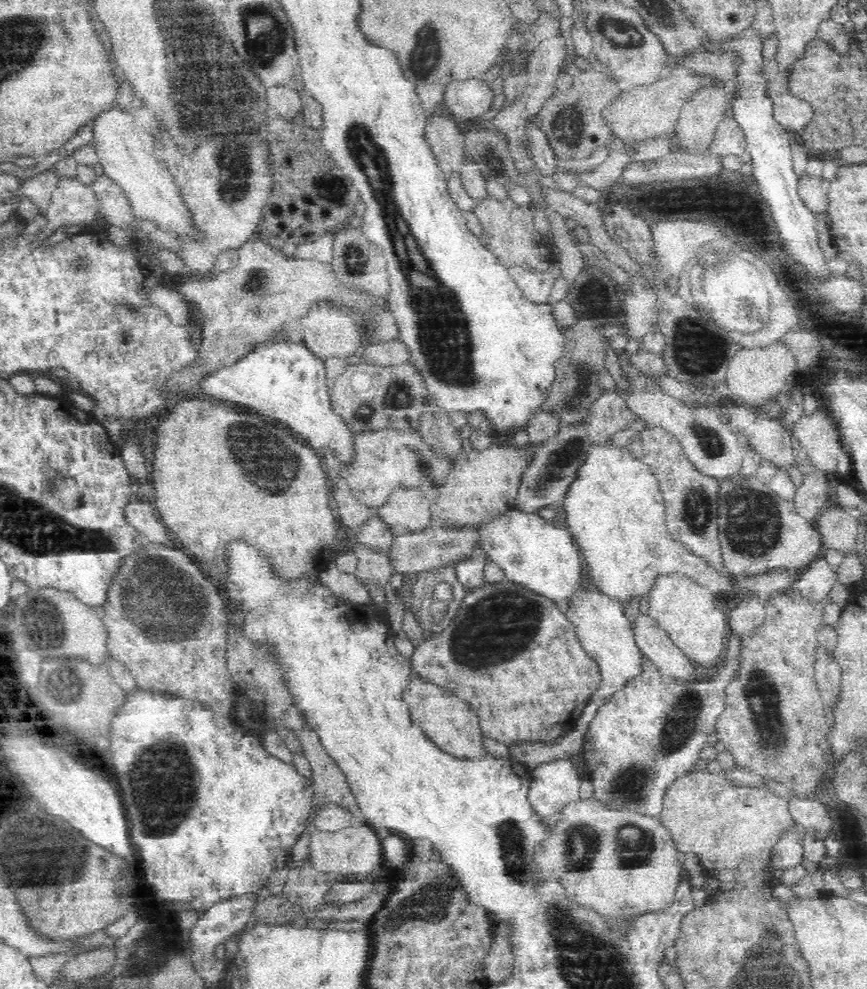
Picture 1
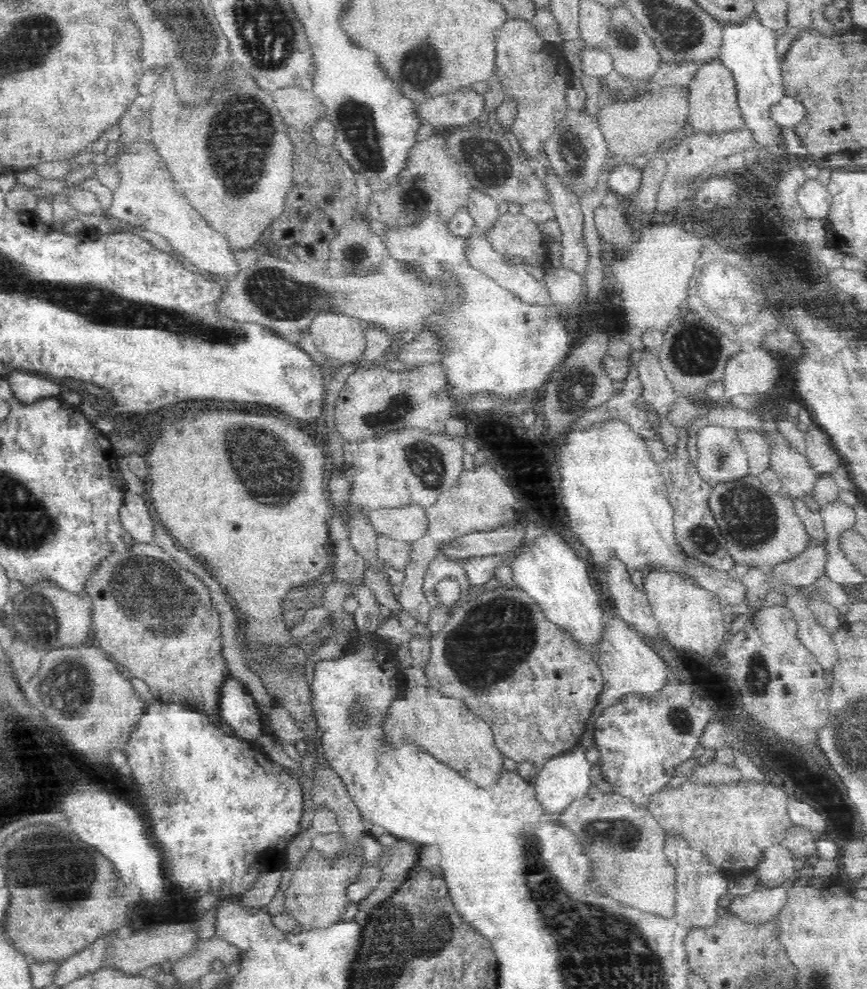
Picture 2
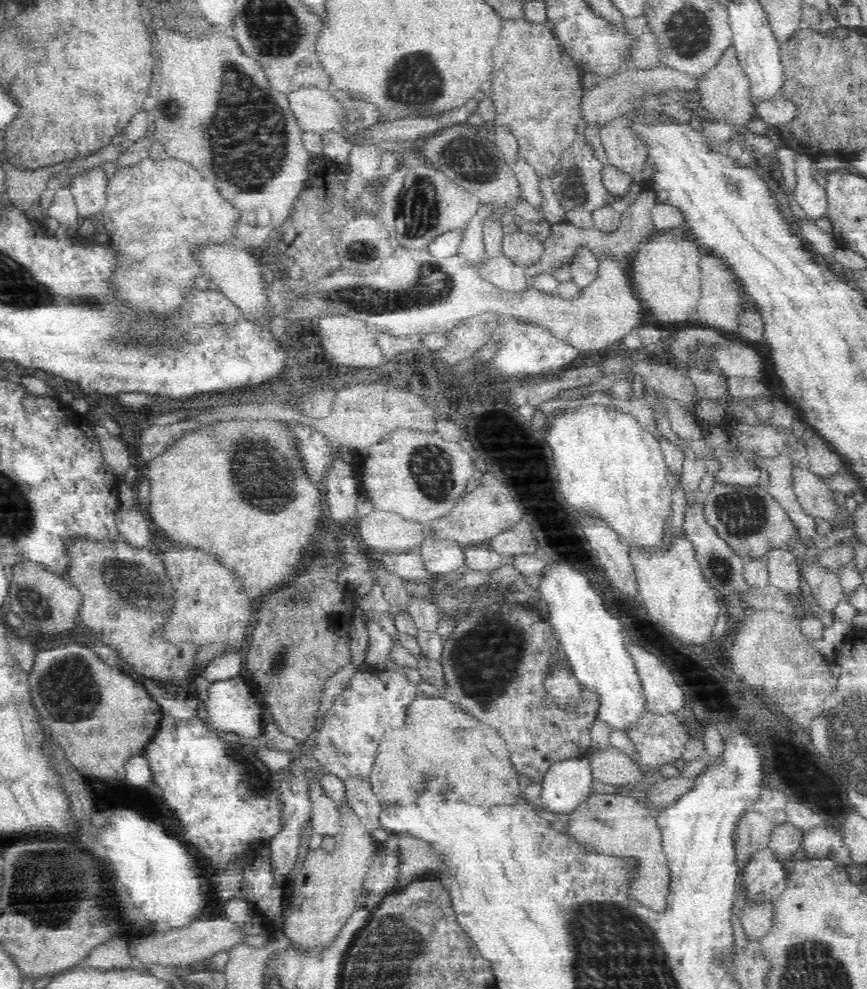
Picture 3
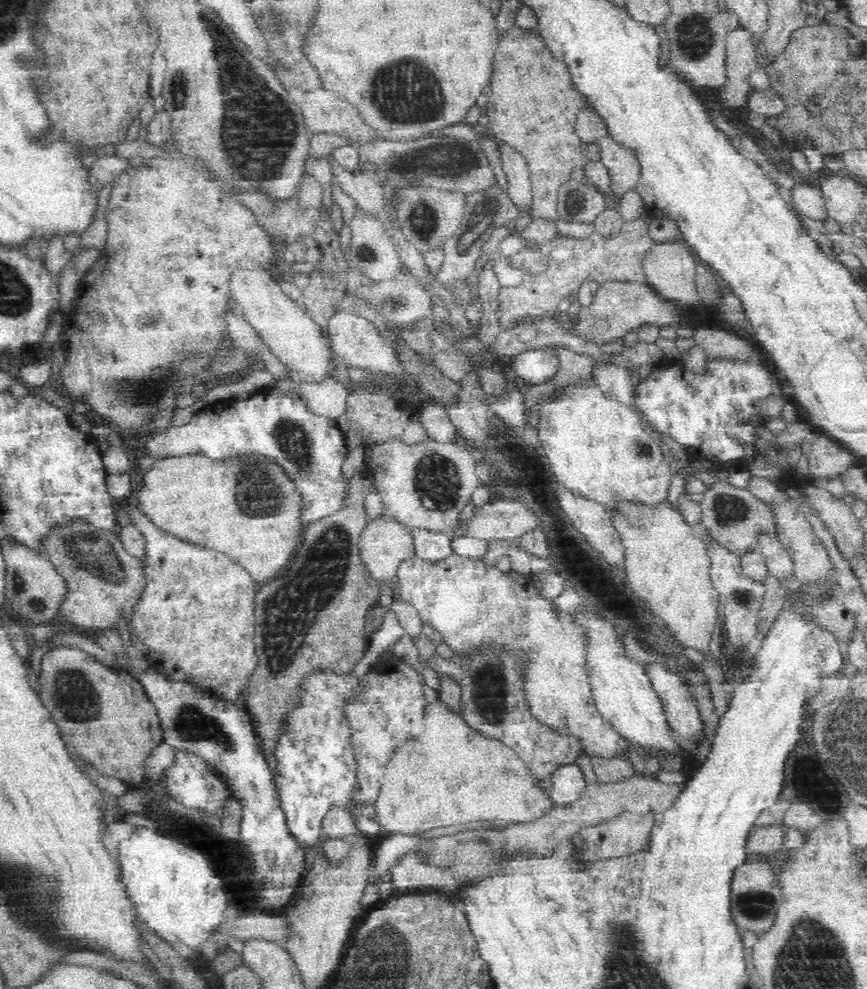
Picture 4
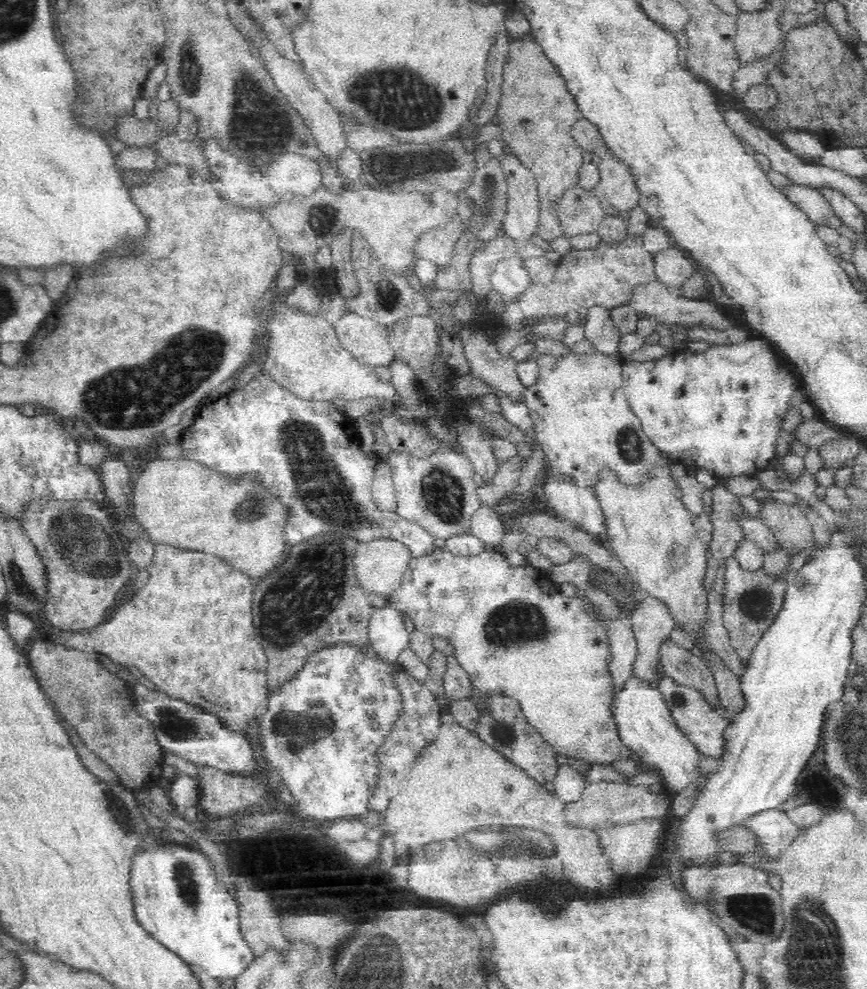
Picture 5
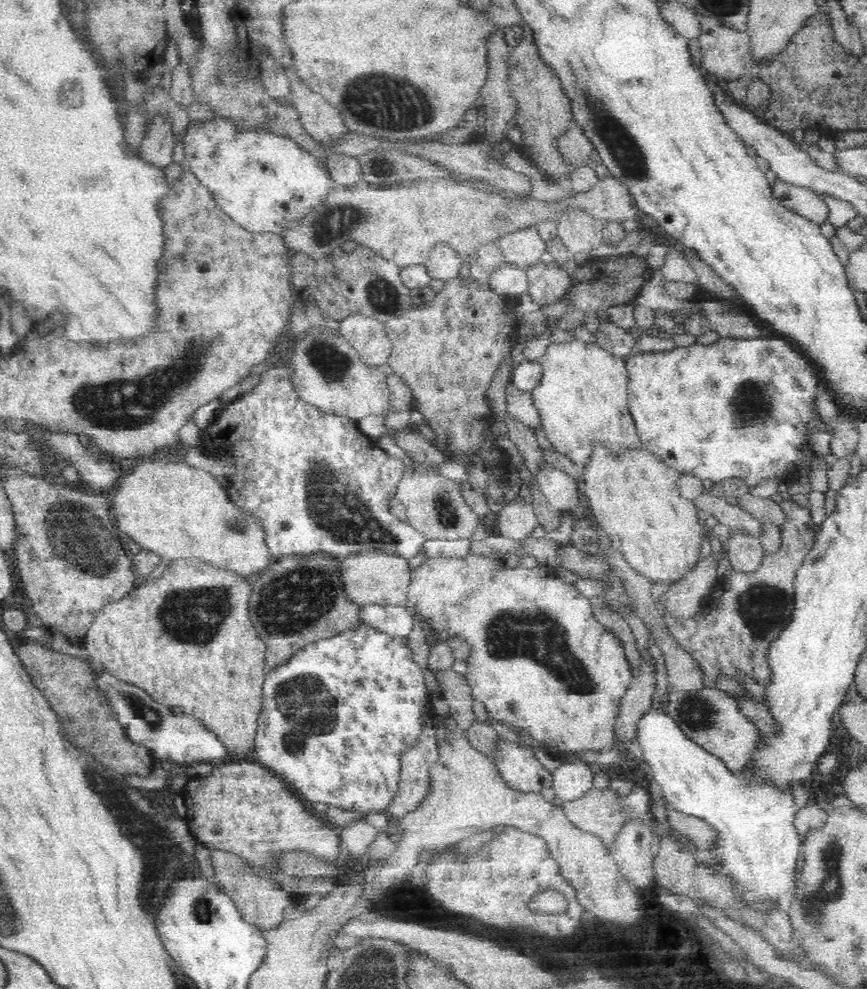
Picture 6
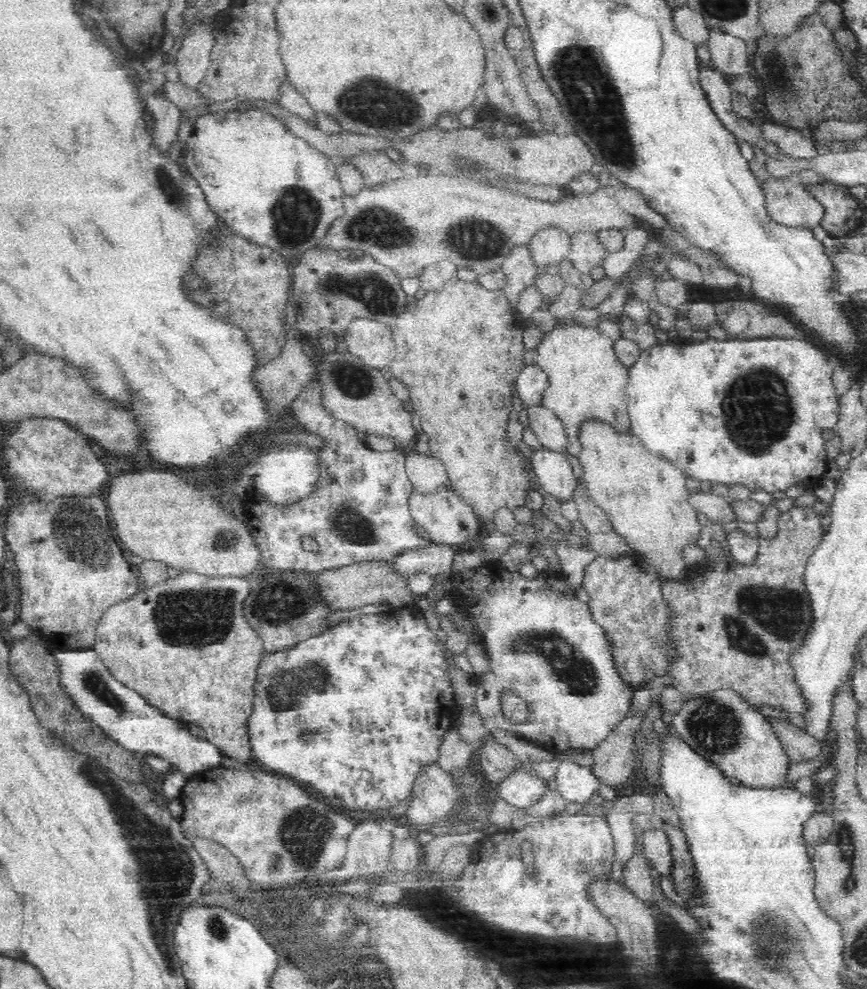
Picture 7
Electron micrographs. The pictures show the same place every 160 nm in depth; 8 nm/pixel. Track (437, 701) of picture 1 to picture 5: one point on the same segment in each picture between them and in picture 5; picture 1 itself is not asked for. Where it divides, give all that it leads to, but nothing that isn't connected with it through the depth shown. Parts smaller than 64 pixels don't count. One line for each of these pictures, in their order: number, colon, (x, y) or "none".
2: (444, 725)
3: (438, 736)
4: (453, 774)
5: (459, 783)

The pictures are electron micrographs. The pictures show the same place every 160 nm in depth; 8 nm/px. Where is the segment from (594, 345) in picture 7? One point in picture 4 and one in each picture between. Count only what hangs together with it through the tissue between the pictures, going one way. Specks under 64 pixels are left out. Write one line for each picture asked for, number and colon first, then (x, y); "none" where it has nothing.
4: (601, 449)
5: (582, 419)
6: (581, 399)

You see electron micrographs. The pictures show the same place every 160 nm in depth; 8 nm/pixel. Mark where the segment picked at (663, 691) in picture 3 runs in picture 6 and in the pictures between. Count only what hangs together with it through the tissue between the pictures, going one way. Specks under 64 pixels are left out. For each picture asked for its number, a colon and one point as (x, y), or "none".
4: (682, 714)
5: (701, 725)
6: (710, 717)

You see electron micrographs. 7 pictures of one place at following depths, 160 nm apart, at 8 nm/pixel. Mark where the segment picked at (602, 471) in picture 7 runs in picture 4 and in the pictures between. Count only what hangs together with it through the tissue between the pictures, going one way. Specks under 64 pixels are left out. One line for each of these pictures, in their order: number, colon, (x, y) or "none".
4: (667, 566)
5: (651, 533)
6: (634, 498)

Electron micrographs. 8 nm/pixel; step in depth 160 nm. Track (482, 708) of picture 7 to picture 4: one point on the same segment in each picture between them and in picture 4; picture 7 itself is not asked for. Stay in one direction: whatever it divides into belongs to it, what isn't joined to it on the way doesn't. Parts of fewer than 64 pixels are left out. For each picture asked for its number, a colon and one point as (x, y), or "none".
4: (471, 604)
5: (511, 630)
6: (535, 644)

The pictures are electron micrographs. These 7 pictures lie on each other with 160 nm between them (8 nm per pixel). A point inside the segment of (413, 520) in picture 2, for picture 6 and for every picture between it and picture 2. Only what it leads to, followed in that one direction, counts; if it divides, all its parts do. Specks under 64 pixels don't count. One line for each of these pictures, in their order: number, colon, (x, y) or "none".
3: (380, 532)
4: (384, 542)
5: (380, 564)
6: (374, 576)

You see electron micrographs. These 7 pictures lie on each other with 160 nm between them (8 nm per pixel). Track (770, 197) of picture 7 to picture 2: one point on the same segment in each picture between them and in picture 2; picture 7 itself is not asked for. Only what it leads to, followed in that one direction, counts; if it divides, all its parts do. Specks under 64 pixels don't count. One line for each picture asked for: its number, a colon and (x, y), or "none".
2: (814, 199)
3: (812, 197)
4: (808, 200)
5: (811, 201)
6: (803, 201)

